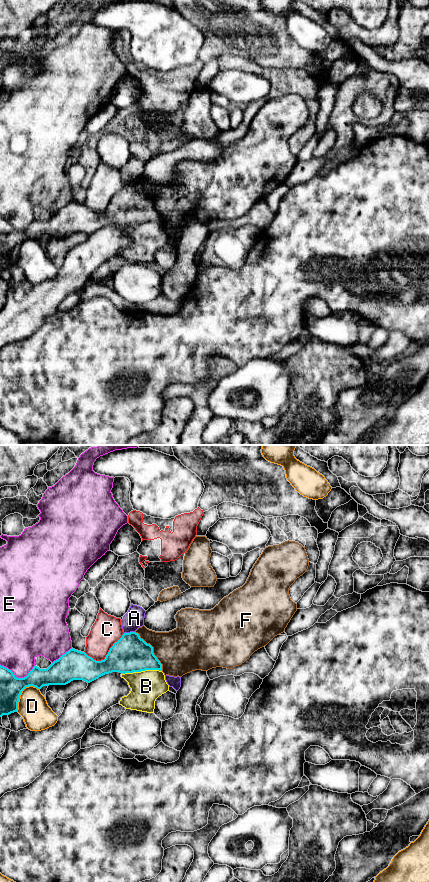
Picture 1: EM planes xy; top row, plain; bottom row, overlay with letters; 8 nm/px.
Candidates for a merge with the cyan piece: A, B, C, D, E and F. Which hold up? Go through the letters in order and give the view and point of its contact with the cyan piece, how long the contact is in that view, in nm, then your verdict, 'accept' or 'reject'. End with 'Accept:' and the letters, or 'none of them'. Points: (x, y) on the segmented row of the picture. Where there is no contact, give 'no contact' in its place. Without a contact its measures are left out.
A: xy (130, 632) | 90 nm | reject
B: xy (142, 670) | 320 nm | reject
C: xy (106, 656) | 360 nm | reject
D: xy (21, 692) | 260 nm | reject
E: xy (18, 678) | 280 nm | reject
F: xy (152, 650) | 380 nm | reject
Accept: none of them

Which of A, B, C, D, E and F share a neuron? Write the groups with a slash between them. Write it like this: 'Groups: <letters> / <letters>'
Groups: A / B / C / D / E / F

